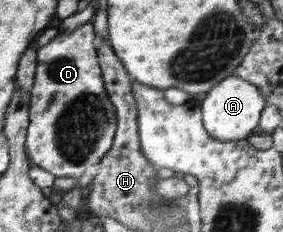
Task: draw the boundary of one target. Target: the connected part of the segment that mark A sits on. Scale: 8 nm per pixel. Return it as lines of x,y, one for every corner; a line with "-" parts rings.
228,76
207,92
201,101
203,110
203,126
211,137
222,141
246,139
258,126
260,114
263,114
264,100
258,94
258,87
251,81
239,76

